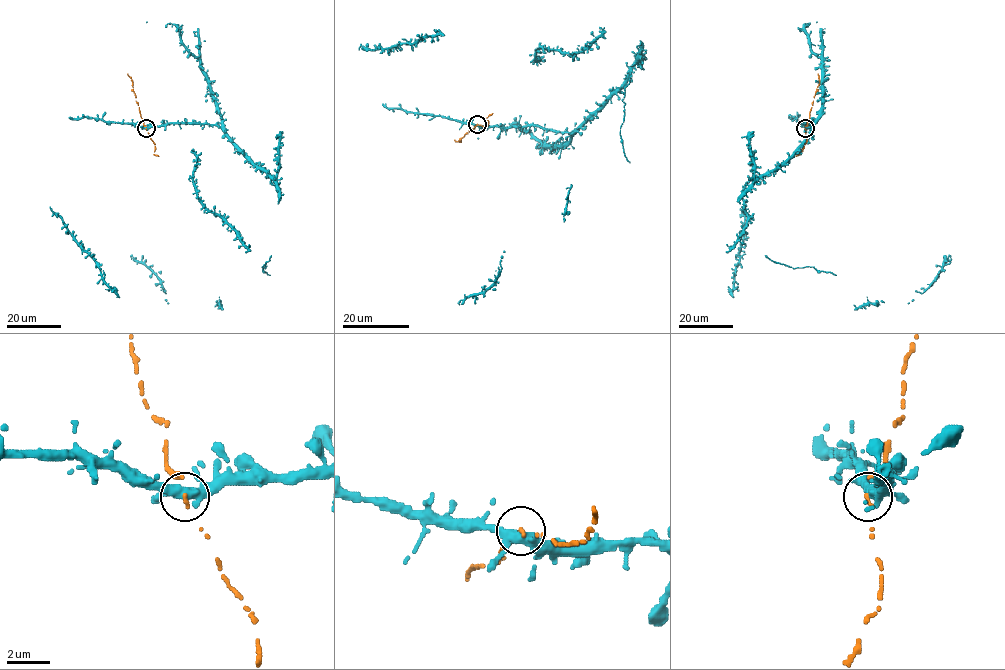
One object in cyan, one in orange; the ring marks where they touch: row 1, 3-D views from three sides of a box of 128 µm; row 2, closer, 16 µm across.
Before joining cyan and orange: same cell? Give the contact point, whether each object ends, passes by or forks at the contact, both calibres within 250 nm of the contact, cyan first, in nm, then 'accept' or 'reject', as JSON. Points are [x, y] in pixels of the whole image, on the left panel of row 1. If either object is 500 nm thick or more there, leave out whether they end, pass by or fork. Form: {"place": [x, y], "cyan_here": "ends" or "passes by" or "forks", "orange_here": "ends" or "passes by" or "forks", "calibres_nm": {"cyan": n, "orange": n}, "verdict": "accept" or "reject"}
{"place": [146, 128], "cyan_here": "forks", "orange_here": "ends", "calibres_nm": {"cyan": 360, "orange": 180}, "verdict": "accept"}

